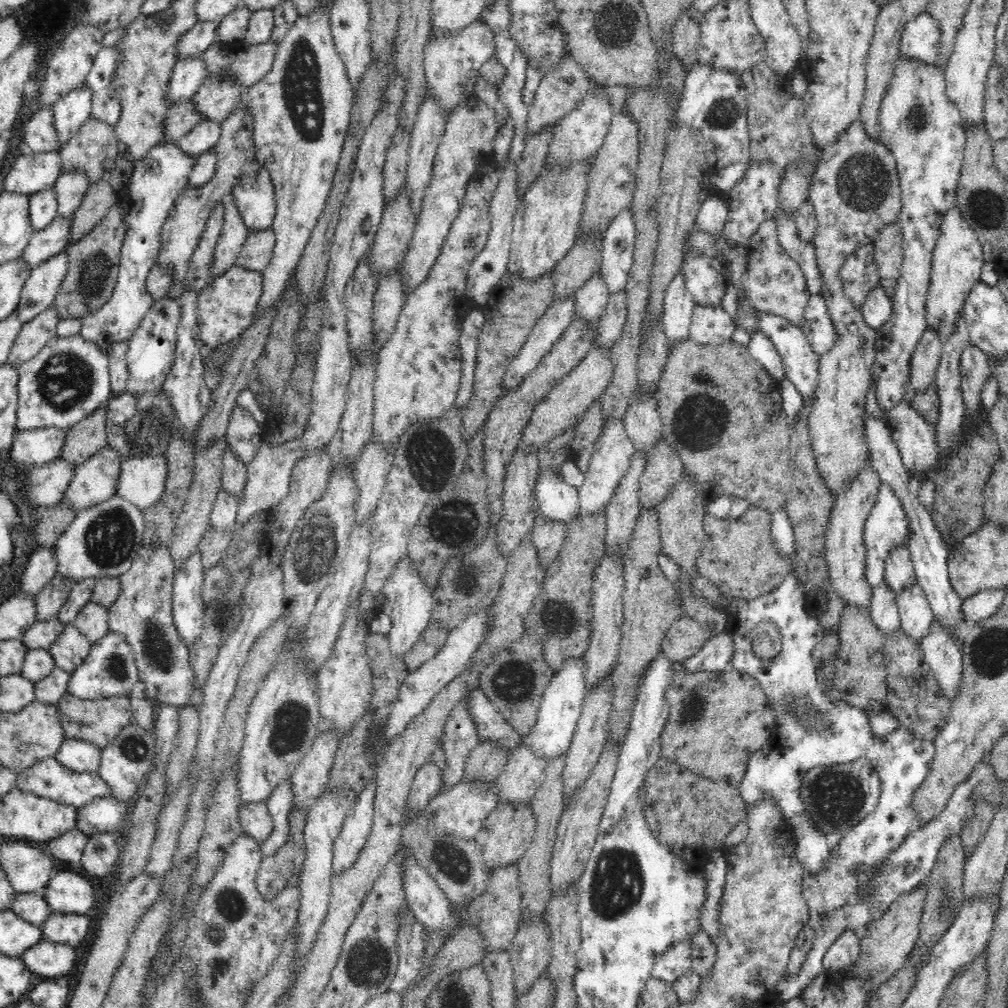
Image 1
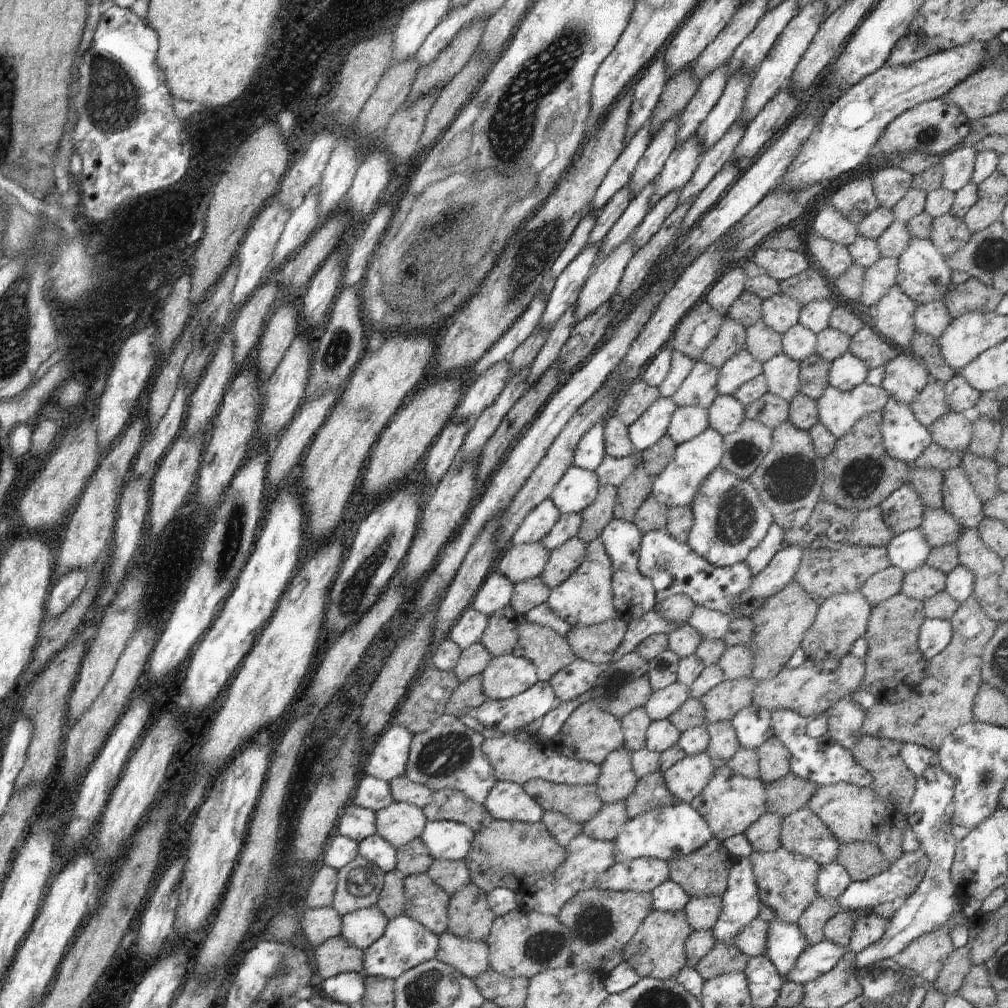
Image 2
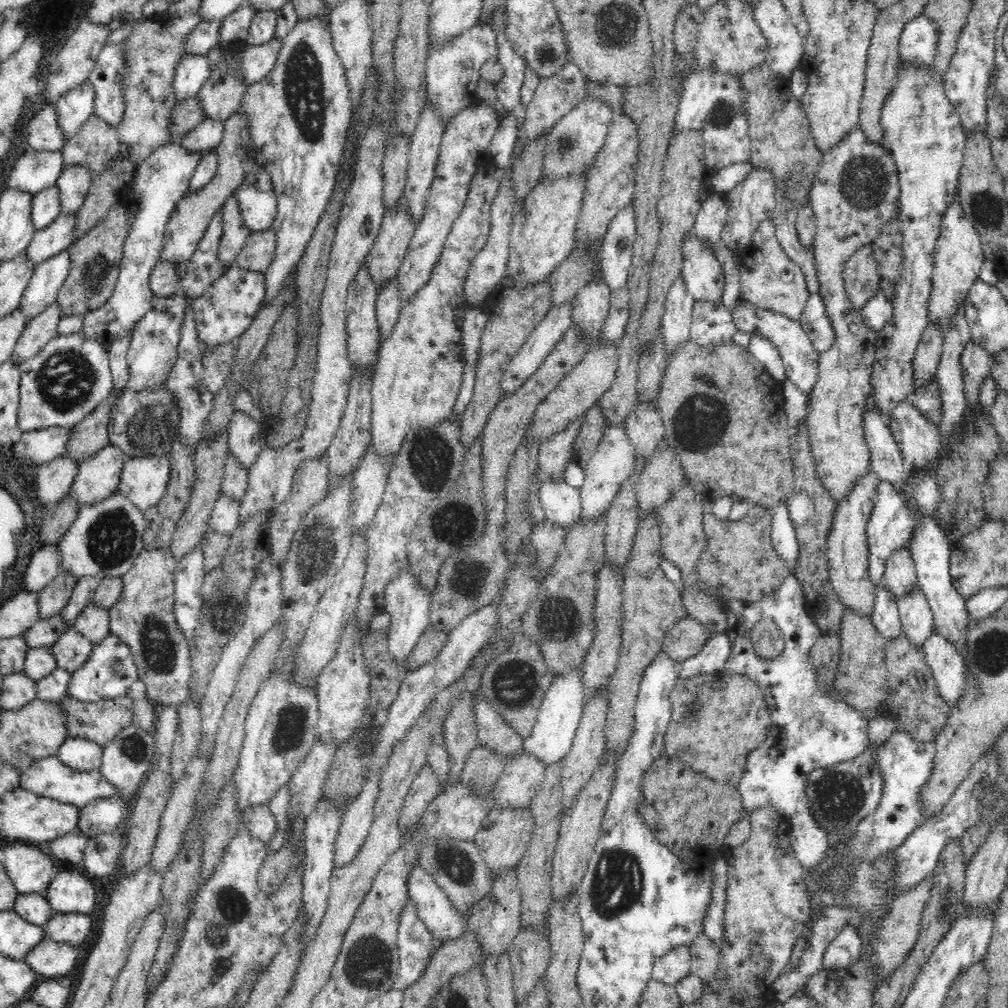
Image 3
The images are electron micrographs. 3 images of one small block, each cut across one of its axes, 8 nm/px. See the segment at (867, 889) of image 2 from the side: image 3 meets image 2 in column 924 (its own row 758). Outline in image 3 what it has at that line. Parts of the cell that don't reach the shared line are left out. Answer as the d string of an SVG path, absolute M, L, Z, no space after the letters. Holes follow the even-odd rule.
M871 750L862 752L850 761L830 767L816 768L806 777L805 793L809 811L818 826L828 832L853 831L855 826L878 807L883 794L880 765L871 756Z

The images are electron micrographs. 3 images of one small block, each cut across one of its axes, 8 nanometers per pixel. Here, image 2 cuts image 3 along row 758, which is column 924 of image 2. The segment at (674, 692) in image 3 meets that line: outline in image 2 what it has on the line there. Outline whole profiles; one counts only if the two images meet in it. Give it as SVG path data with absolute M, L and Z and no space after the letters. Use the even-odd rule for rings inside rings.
M972 594L948 621L952 628L950 645L937 656L928 660L926 677L907 700L895 704L877 702L865 712L861 732L872 737L884 737L896 743L913 743L937 754L942 742L956 728L973 722L976 694L982 684L981 666L984 646L990 642L997 628Z

